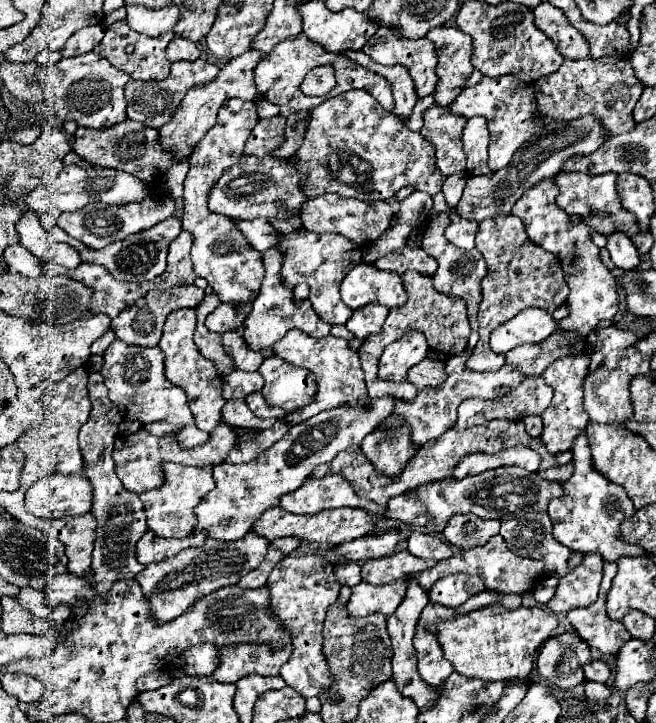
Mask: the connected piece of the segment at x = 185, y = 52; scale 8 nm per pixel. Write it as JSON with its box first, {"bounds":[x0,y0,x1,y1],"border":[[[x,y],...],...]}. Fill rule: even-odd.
{"bounds":[167,37,201,63],"border":[[[175,37],[169,47],[167,47],[167,59],[171,63],[175,61],[188,61],[193,62],[198,59],[201,55],[200,50],[197,48],[196,44],[189,41],[189,39],[183,39],[183,37]]]}

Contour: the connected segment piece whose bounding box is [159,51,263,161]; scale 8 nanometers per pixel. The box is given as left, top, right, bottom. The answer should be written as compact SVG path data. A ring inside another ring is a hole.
M247 51L247 53L231 59L217 73L217 77L213 81L209 81L205 85L191 87L187 91L187 95L183 97L183 101L179 103L171 121L159 129L159 143L161 143L163 151L171 151L175 155L175 161L181 161L183 157L187 157L195 149L195 145L205 137L205 133L215 125L217 111L219 111L219 107L223 105L225 99L239 97L239 99L245 99L245 101L253 101L255 95L257 95L255 81L253 81L253 69L261 61L261 57L263 55L259 55L255 51Z

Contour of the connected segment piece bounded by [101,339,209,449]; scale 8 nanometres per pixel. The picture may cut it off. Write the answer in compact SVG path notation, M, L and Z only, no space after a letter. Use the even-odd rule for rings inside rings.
M115 339L107 351L103 353L103 367L101 375L105 379L105 387L109 389L109 399L119 409L123 417L137 419L139 423L149 421L167 421L171 425L181 425L183 429L177 435L183 449L191 449L195 445L201 445L207 441L207 433L199 431L193 425L193 415L189 411L187 393L173 385L163 371L163 351L159 347L139 347L139 345L127 345L121 339Z

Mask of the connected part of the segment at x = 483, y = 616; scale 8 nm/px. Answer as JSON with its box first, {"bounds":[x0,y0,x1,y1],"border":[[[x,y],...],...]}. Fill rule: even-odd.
{"bounds":[427,605,557,681],"border":[[[489,605],[465,615],[449,617],[427,625],[443,649],[445,659],[465,677],[479,677],[487,681],[505,681],[515,677],[529,677],[537,647],[553,635],[557,629],[557,617],[551,611],[539,607],[505,609],[501,605]]]}

